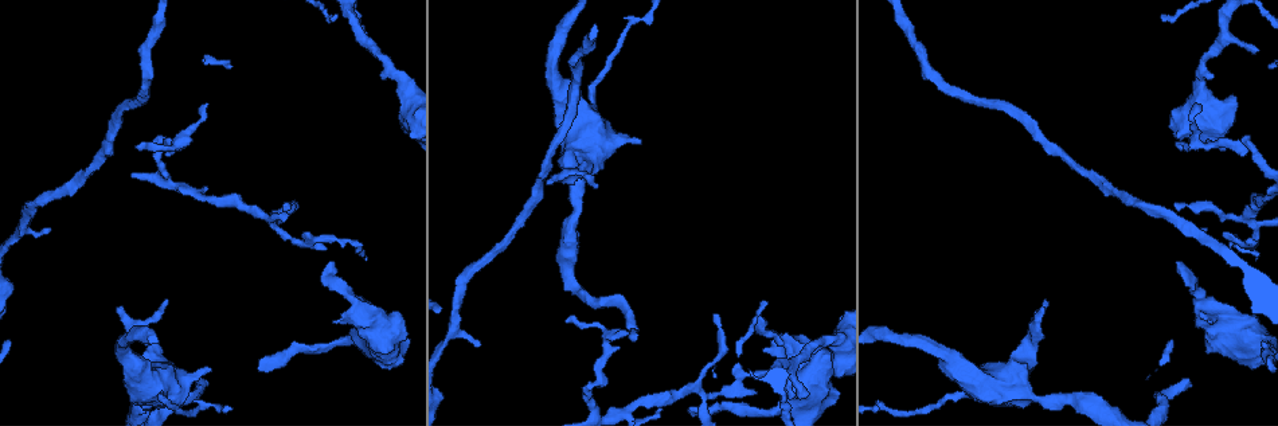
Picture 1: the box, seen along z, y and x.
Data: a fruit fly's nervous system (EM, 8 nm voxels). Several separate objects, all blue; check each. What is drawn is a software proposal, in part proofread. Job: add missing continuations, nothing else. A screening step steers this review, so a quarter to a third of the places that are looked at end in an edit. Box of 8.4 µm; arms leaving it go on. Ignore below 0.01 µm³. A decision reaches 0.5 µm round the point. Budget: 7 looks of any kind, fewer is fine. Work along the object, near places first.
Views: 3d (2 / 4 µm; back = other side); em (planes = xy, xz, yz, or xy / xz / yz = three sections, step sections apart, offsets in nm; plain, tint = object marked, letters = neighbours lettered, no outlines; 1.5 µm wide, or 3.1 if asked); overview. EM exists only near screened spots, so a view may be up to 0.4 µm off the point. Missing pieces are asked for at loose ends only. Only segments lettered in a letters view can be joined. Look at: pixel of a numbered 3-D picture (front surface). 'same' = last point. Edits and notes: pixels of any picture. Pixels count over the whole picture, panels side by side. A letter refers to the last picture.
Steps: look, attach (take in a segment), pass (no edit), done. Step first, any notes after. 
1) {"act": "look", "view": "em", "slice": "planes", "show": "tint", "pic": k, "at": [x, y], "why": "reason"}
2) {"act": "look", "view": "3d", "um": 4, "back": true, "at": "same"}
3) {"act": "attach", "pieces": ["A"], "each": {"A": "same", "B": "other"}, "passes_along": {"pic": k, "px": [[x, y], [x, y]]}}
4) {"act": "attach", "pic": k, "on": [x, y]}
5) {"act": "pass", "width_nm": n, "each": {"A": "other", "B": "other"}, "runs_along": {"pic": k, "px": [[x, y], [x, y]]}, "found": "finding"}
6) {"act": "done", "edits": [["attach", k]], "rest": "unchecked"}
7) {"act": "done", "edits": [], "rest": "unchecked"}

{"act": "look", "view": "3d", "um": 4, "back": true, "pic": 1, "at": [765, 349]}

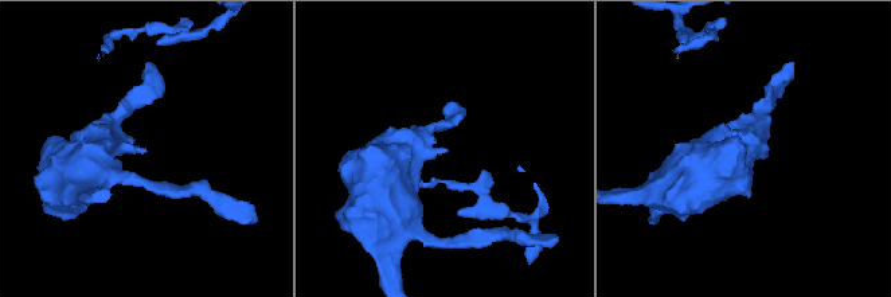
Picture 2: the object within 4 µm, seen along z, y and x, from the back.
{"act": "look", "view": "em", "slice": "planes", "show": "letters", "pic": 2, "at": [446, 151], "why": "need the tissue"}

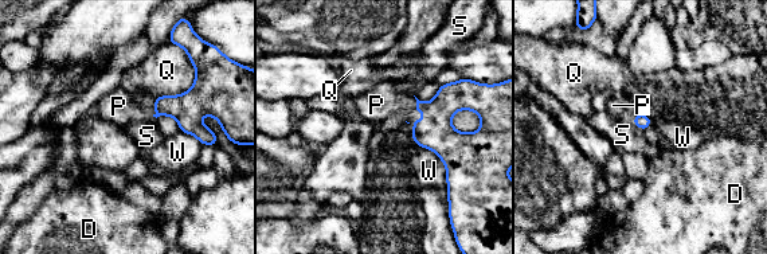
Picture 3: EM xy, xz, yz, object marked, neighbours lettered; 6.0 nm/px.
{"act": "attach", "pieces": ["P"], "each": {"D": "other", "P": "same", "Q": "other", "S": "other", "W": "other"}, "passes_along": {"pic": 3, "px": [[435, 132], [417, 104], [376, 105]]}, "found": "the neuron continues"}

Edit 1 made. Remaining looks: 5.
{"act": "look", "view": "3d", "um": 2, "pic": 1, "at": [205, 384], "why": "an open end"}

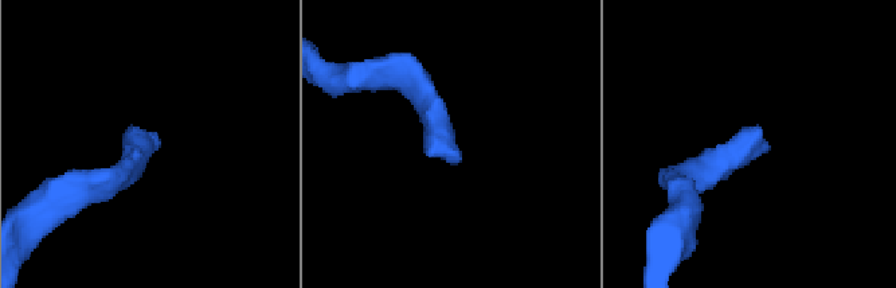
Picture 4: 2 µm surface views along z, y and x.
{"act": "look", "view": "em", "slice": "yz", "step": 4, "show": "tint", "pic": 4, "at": [765, 152], "why": "now the EM"}

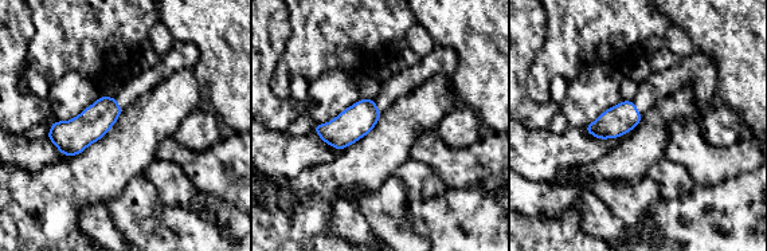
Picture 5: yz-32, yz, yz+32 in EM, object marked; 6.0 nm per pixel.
{"act": "look", "view": "em", "slice": "planes", "show": "letters", "at": "same"}

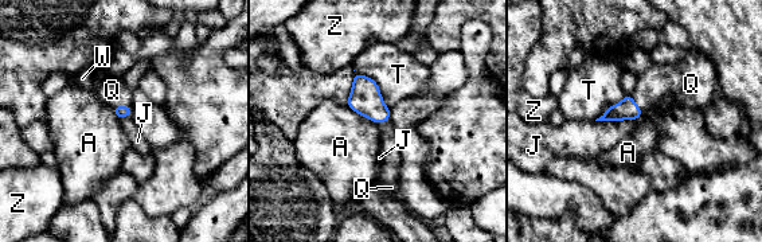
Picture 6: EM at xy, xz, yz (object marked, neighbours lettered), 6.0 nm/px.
{"act": "attach", "pieces": ["Q"], "each": {"A": "other", "J": "other", "Q": "same", "T": "other", "W": "other", "Z": "other"}, "passes_along": {"pic": 6, "px": [[121, 112], [122, 106], [112, 90]]}, "found": "the neuron continues"}

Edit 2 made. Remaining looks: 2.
{"act": "look", "view": "3d", "um": 4, "pic": 1, "at": [475, 342], "why": "tapers out"}

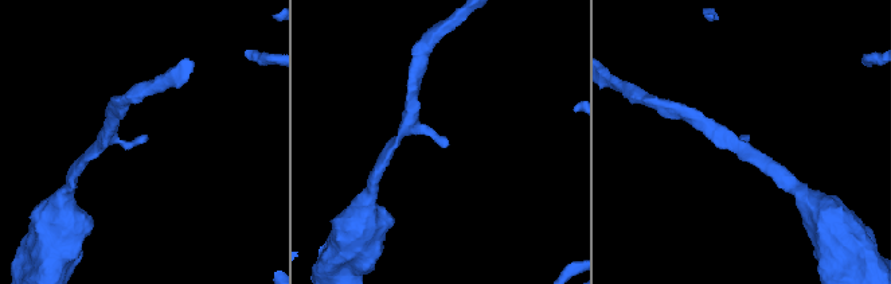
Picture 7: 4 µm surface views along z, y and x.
{"act": "look", "view": "em", "um": 3.1, "slice": "planes", "show": "letters", "pic": 7, "at": [446, 144]}

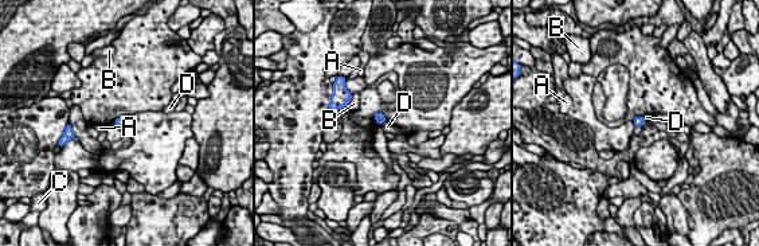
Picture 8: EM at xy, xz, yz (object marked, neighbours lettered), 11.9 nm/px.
{"act": "pass", "longest_contact_nm": ["B", 180], "each": {"A": "other", "B": "other", "C": "other", "D": "other"}, "border": {"pic": 8, "px": [[386, 120], [380, 125]]}, "found": "no lettered segment goes on from it"}

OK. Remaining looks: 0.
{"act": "done", "edits": [["attach", 3], ["attach", 6]], "rest": "unchecked"}

